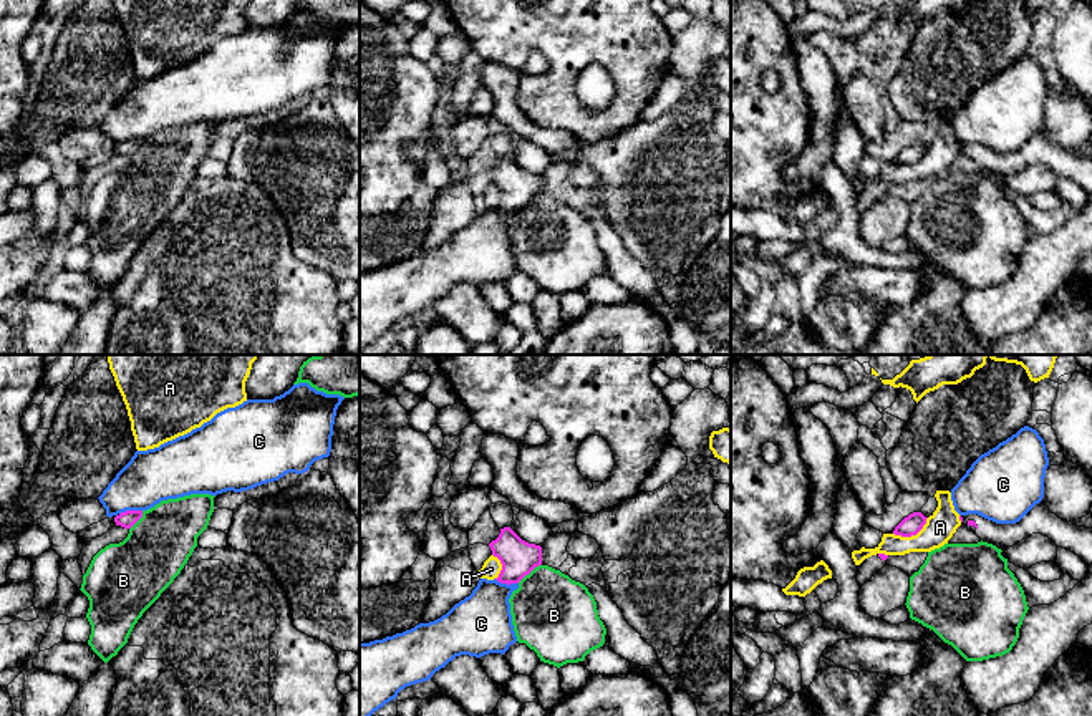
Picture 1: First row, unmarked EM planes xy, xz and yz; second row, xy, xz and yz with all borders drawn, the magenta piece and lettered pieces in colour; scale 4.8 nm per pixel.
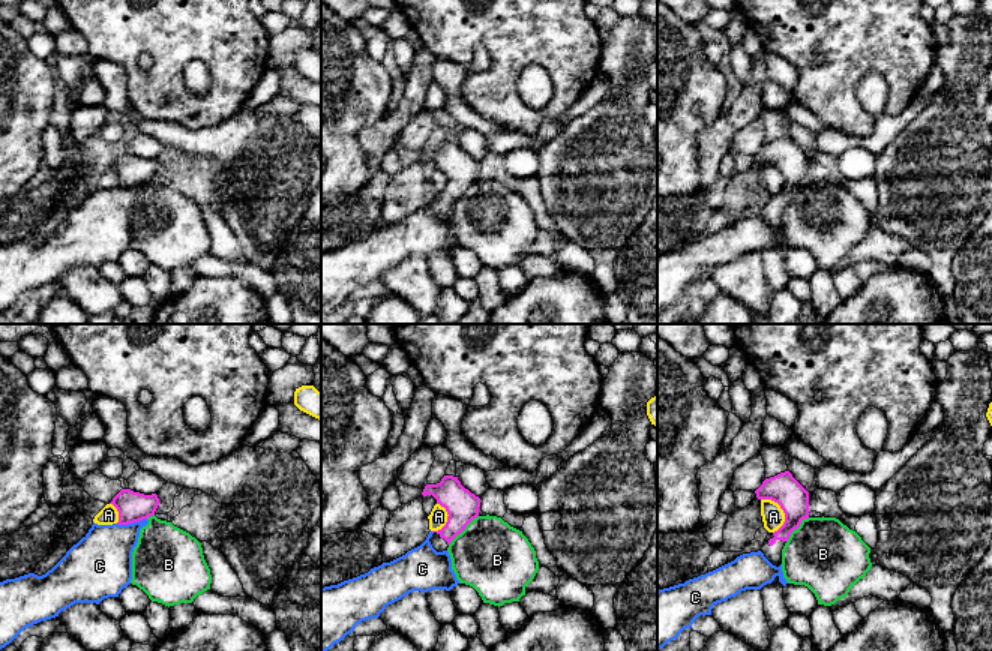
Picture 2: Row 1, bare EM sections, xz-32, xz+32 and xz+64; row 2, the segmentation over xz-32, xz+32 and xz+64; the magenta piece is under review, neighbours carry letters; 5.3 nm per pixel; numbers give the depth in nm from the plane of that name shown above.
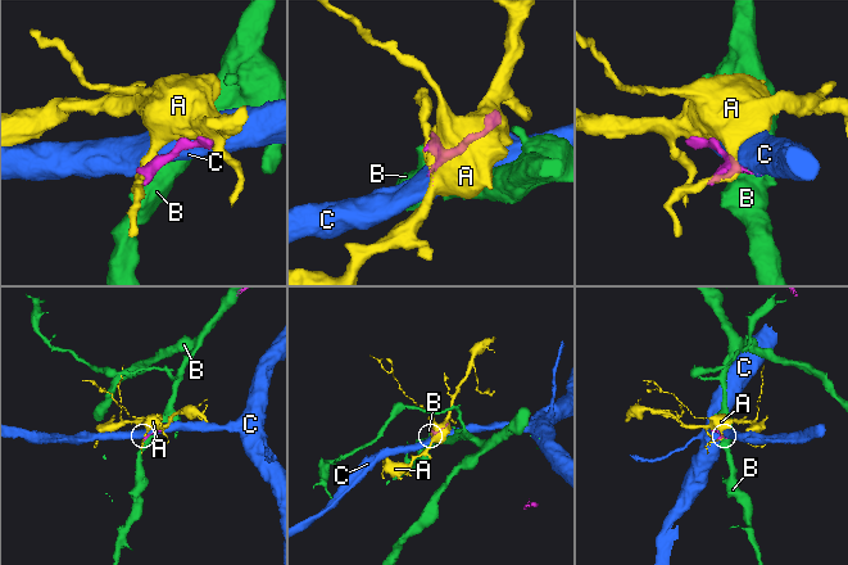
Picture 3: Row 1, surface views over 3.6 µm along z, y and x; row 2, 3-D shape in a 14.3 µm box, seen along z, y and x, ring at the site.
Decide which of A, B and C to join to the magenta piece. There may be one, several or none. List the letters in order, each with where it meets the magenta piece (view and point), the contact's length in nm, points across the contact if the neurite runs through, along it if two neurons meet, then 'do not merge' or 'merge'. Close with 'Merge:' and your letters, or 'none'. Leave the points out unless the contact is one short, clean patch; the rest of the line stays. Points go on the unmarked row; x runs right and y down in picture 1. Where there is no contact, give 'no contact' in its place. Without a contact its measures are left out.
A: meets magenta in yz at (912, 163); contact 190 nm long; do not merge
B: meets magenta in xz at (529, 201); contact 150 nm long; border along xz (541, 193), (517, 211); do not merge
C: meets magenta in xz at (506, 211); contact 120 nm long; do not merge
Merge: none

